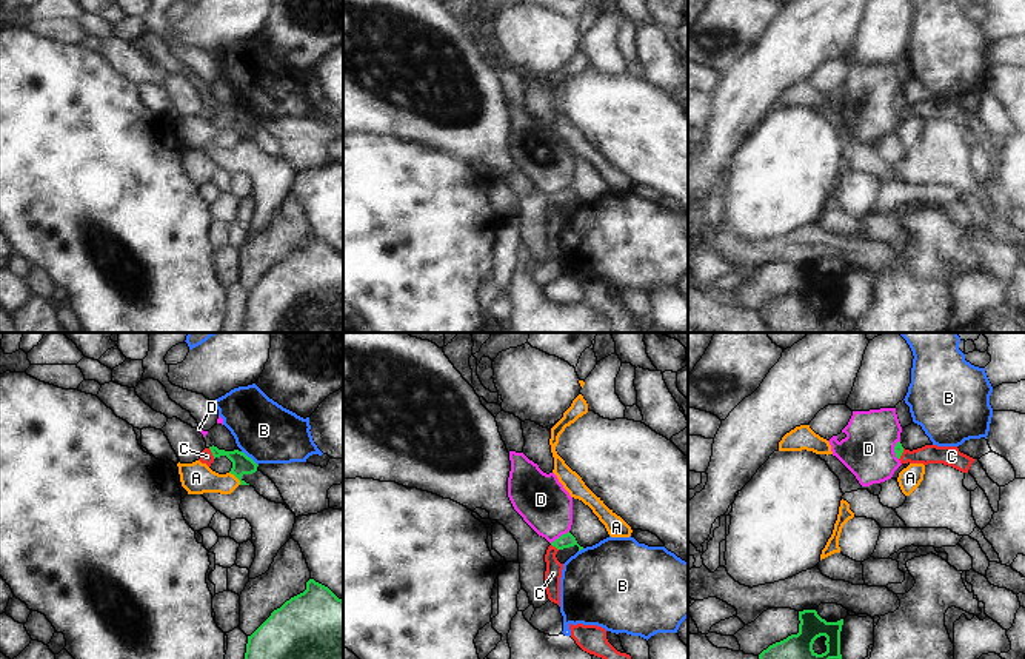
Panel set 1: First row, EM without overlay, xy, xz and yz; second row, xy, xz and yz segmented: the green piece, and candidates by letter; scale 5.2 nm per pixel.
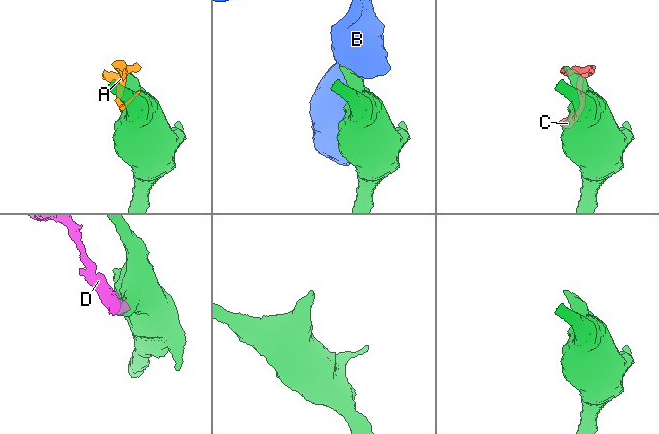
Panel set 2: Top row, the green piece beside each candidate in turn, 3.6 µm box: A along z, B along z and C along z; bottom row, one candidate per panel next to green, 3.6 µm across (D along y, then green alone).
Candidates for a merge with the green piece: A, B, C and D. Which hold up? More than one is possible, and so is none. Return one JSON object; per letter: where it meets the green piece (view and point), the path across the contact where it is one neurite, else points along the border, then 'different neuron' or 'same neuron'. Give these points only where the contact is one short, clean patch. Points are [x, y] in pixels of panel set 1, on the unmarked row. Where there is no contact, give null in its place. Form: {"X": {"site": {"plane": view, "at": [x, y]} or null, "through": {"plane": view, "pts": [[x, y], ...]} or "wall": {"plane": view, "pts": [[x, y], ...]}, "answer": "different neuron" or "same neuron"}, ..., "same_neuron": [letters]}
{"A": {"site": {"plane": "xy", "at": [236, 131]}, "answer": "different neuron"}, "B": {"site": {"plane": "xy", "at": [250, 113]}, "answer": "different neuron"}, "C": {"site": {"plane": "xy", "at": [211, 107]}, "wall": {"plane": "xy", "pts": [[208, 103], [214, 113]]}, "answer": "different neuron"}, "D": {"site": {"plane": "xz", "at": [560, 191]}, "wall": {"plane": "xz", "pts": [[568, 185], [550, 197]]}, "answer": "different neuron"}, "same_neuron": []}

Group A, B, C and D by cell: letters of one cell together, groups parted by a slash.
A / B / C D

